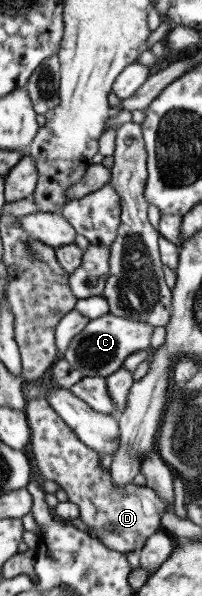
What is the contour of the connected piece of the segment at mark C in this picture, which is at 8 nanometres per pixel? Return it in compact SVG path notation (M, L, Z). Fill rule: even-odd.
M107 312L99 318L88 320L83 330L71 338L61 358L70 364L71 369L78 370L83 377L103 378L119 369L125 357L132 352L139 349L149 351L149 337L154 327L146 322L125 320Z

